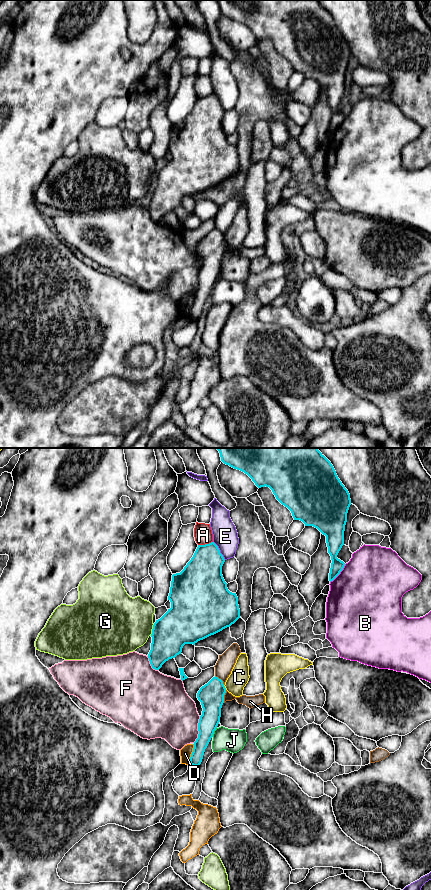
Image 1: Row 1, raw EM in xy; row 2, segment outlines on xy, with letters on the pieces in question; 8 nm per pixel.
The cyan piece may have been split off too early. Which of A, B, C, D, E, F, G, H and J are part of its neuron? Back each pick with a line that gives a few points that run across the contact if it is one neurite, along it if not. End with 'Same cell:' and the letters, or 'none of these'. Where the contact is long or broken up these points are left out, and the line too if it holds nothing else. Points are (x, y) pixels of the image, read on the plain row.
Same cell: none of these

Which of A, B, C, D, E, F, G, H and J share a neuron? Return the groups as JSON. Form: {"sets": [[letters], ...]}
{"sets": [["A"], ["B"], ["C"], ["D"], ["E"], ["F"], ["G"], ["H"], ["J"]]}

